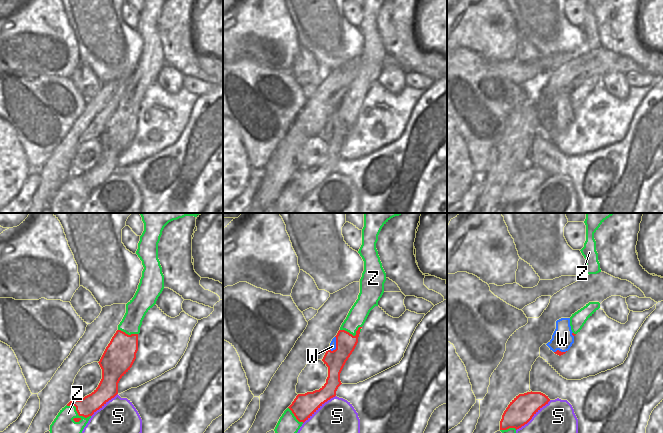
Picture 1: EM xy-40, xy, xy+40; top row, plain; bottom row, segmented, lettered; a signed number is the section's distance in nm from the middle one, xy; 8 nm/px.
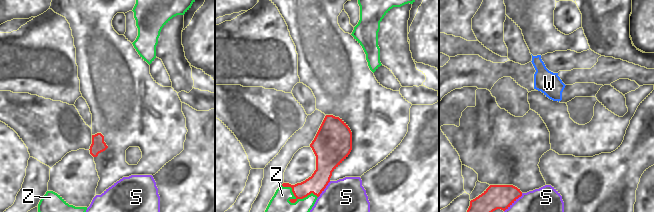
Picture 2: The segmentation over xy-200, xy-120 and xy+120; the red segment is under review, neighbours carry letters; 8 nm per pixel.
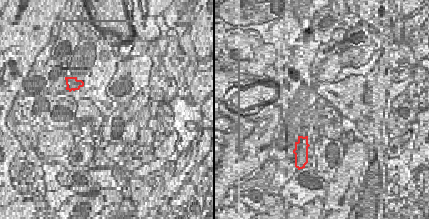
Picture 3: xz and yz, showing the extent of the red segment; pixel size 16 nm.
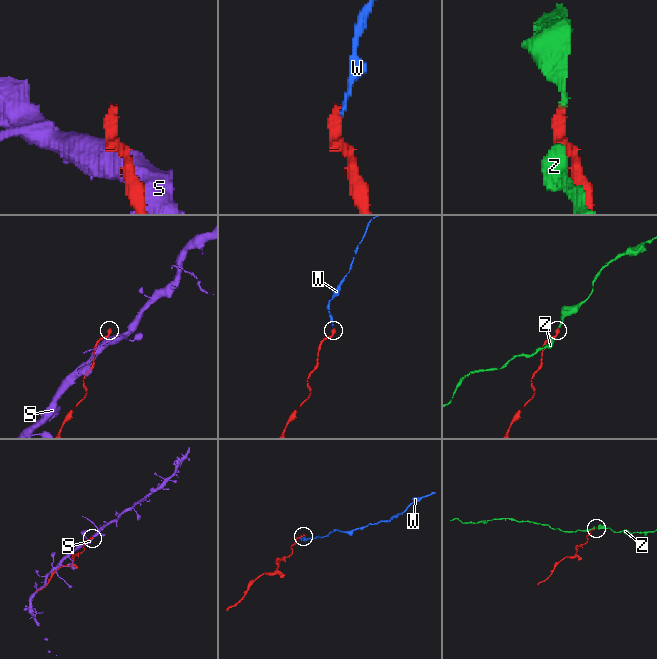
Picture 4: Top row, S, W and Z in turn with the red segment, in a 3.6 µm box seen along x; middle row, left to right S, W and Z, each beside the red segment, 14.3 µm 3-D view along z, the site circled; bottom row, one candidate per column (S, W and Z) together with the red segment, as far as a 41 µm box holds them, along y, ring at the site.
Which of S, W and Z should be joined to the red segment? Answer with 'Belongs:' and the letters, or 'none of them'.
Belongs: W

